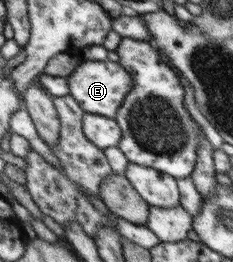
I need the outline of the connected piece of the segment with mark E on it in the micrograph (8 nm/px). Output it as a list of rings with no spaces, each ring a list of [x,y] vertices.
[[[109,59],[80,62],[75,71],[67,78],[69,95],[75,97],[75,101],[79,103],[84,112],[95,113],[95,115],[109,117],[109,119],[115,119],[117,110],[122,107],[125,95],[131,90],[133,84],[135,84],[133,77],[121,67],[121,64]]]

